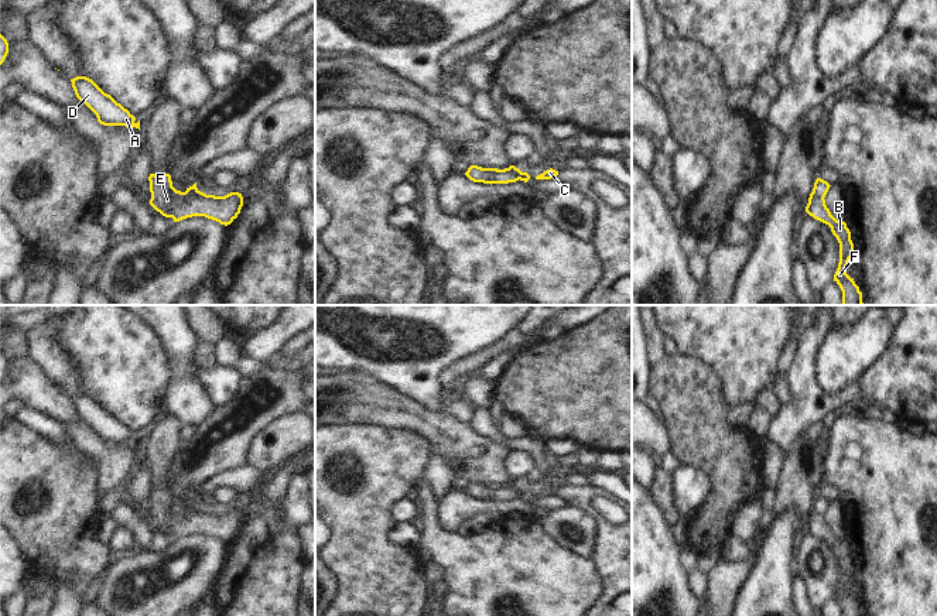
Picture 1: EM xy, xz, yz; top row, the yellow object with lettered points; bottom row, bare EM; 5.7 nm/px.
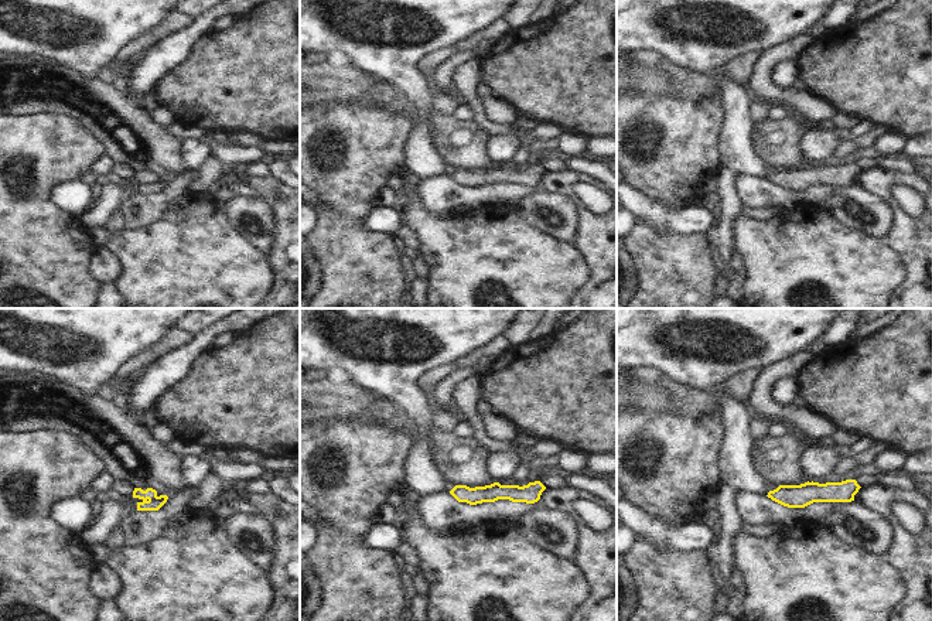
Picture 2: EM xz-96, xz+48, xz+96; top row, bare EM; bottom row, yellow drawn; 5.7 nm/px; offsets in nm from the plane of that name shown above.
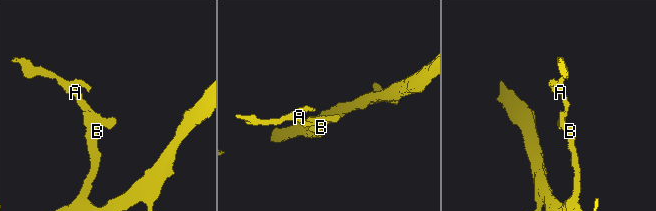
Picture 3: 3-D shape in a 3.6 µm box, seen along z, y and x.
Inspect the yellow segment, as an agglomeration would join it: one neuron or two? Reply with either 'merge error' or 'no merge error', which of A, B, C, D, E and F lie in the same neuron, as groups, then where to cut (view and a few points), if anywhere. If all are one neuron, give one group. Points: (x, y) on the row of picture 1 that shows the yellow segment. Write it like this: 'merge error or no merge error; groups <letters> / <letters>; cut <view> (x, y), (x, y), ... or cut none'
merge error; groups A D / B C E F; cut xz (519, 178), (510, 171), (499, 170), (488, 182)

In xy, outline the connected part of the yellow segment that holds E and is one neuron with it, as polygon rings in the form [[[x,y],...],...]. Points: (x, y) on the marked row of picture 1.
[[[150,174],[150,205],[165,218],[179,222],[192,216],[205,216],[220,225],[230,225],[243,206],[243,196],[230,192],[225,196],[206,195],[201,191],[181,192],[172,186],[171,175]]]

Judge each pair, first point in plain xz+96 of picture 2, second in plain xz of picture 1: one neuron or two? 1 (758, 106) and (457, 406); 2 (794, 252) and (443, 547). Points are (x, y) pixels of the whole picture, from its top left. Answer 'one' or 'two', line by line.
1: one
2: one

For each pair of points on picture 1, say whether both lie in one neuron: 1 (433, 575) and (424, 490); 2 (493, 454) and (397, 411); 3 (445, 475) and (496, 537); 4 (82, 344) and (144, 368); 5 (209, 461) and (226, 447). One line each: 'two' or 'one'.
1: two
2: one
3: two
4: one
5: one

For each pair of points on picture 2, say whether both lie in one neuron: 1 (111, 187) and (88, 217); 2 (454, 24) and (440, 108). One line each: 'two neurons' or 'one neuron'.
1: one neuron
2: two neurons

